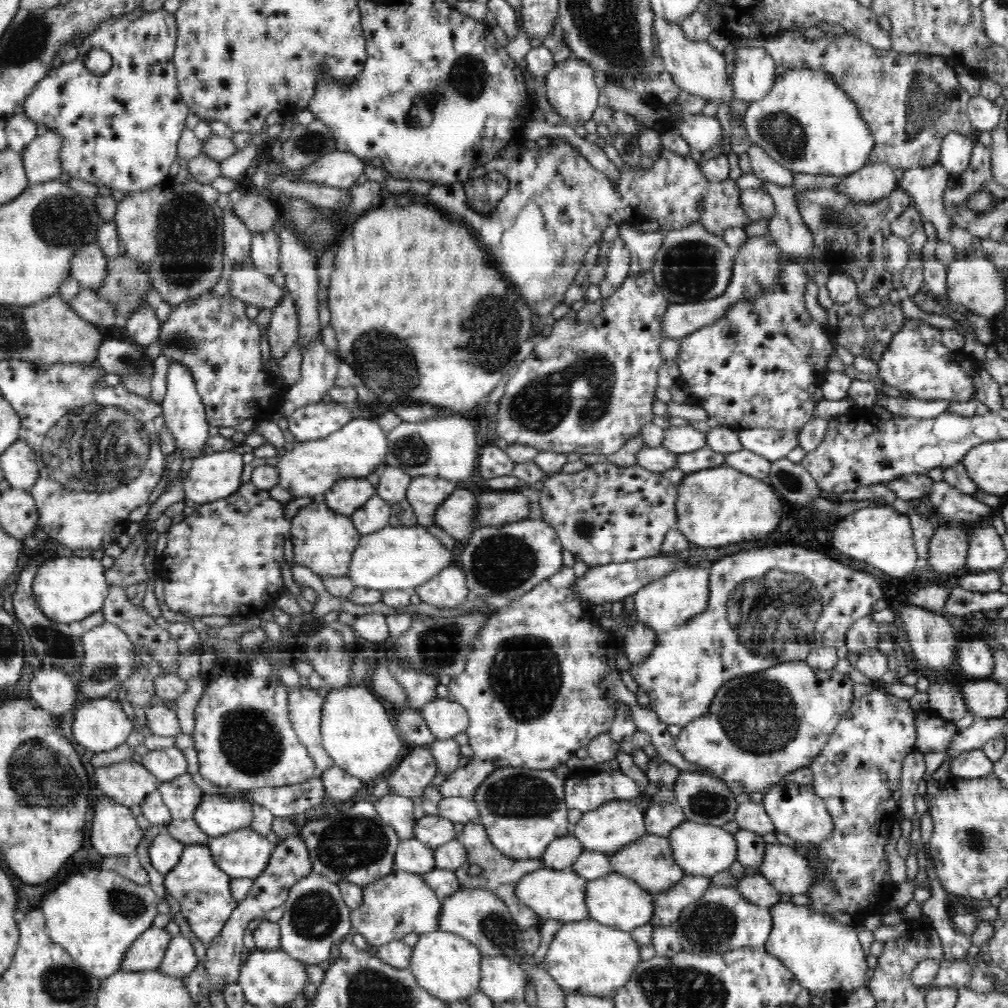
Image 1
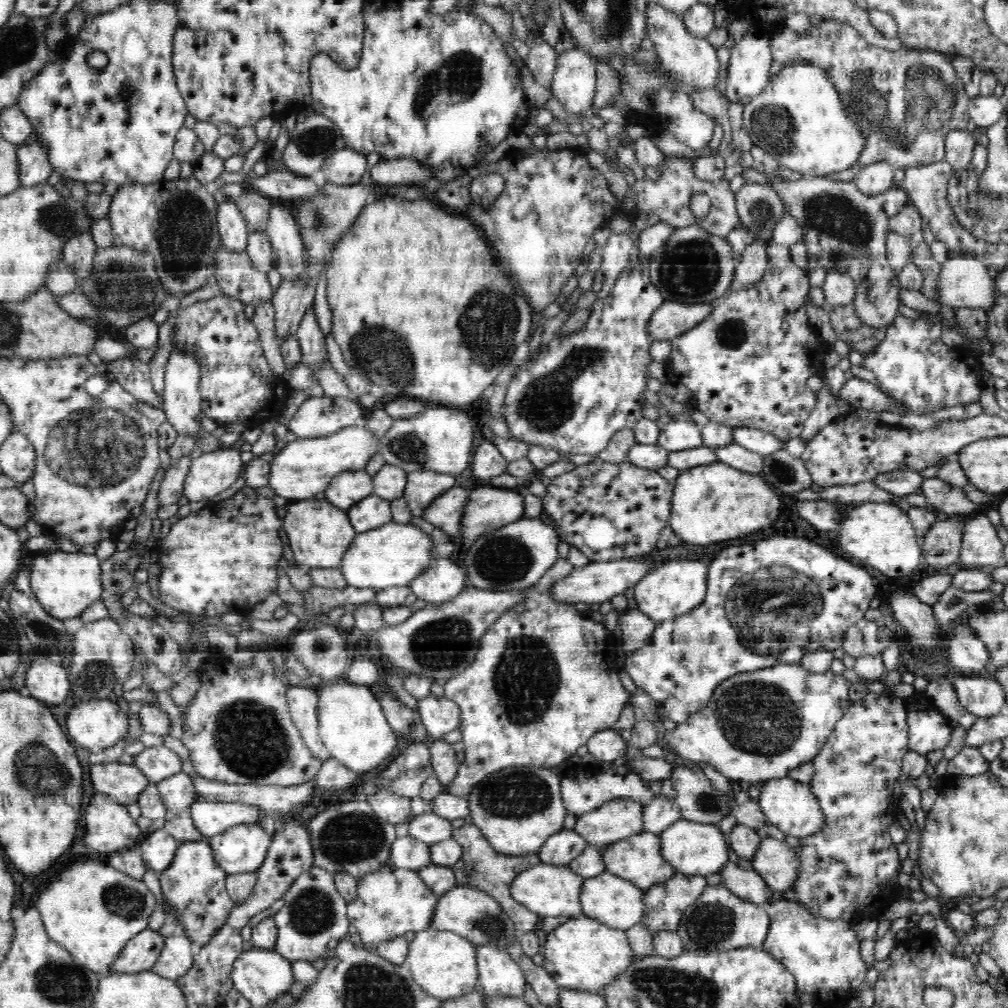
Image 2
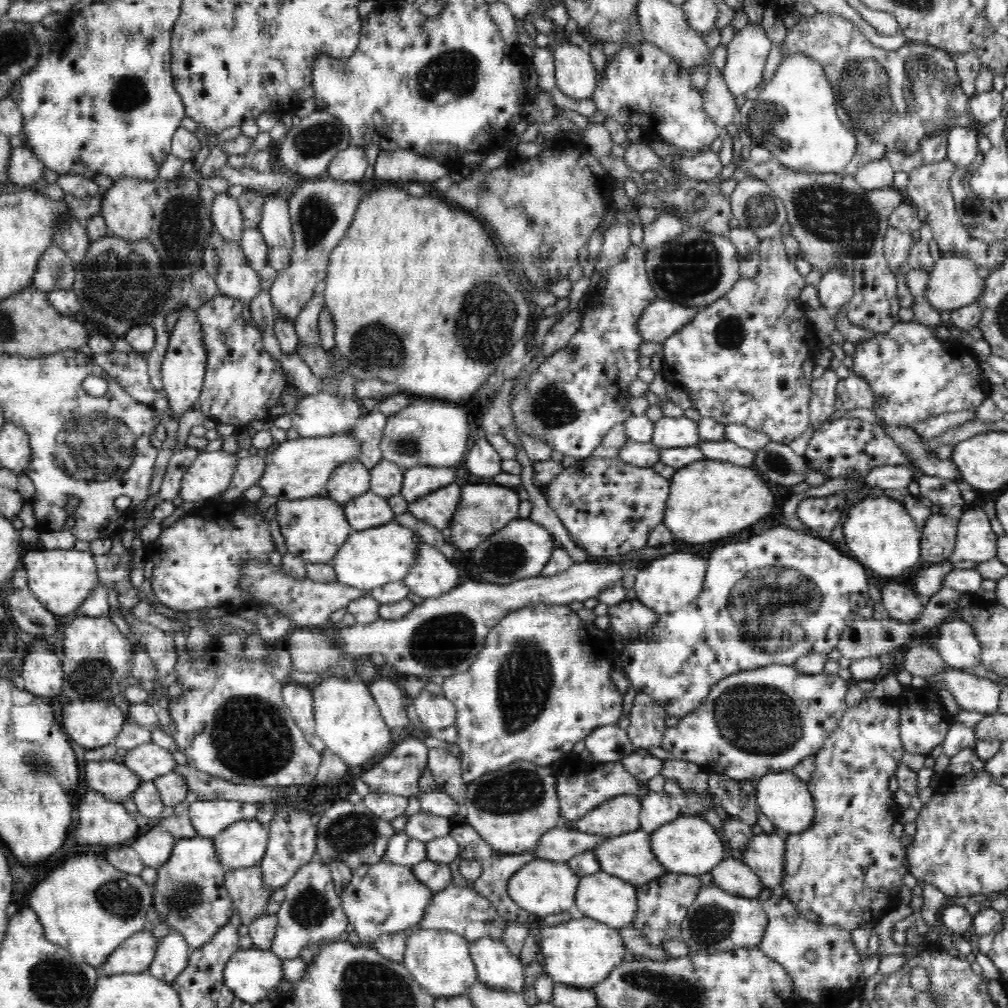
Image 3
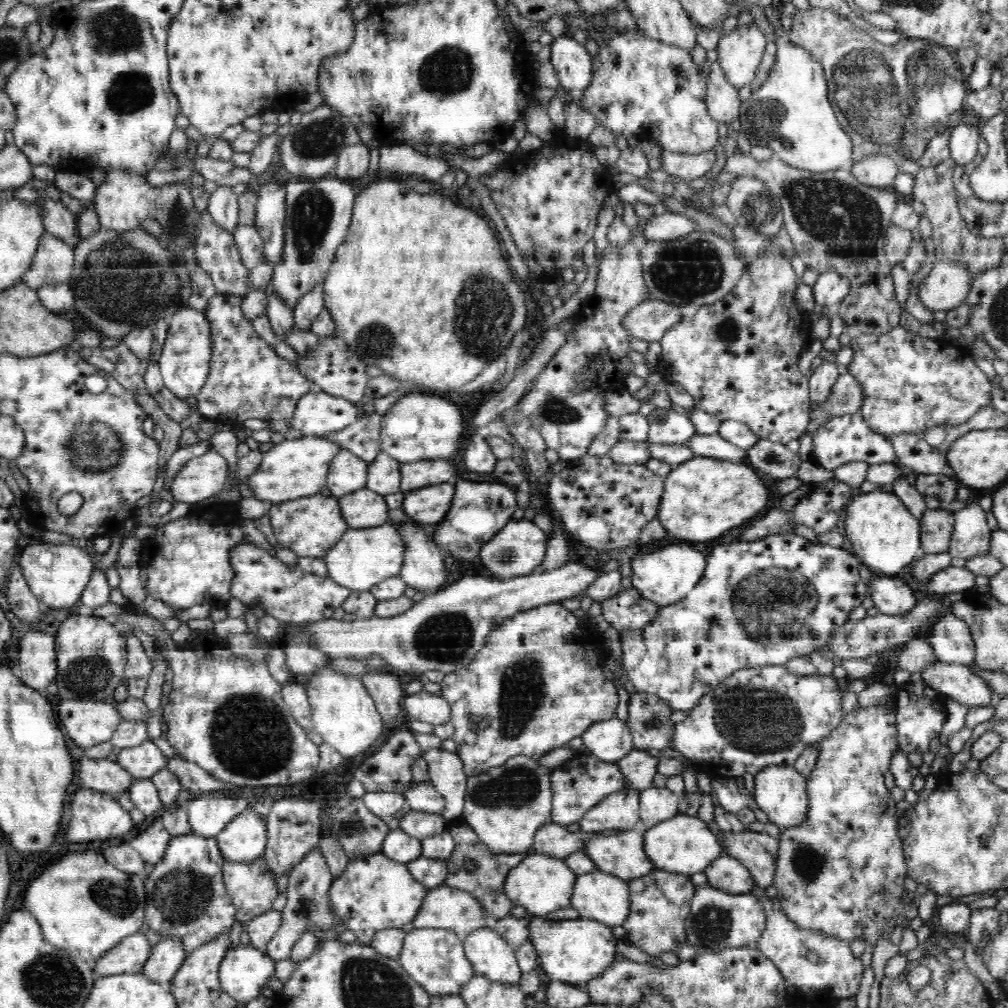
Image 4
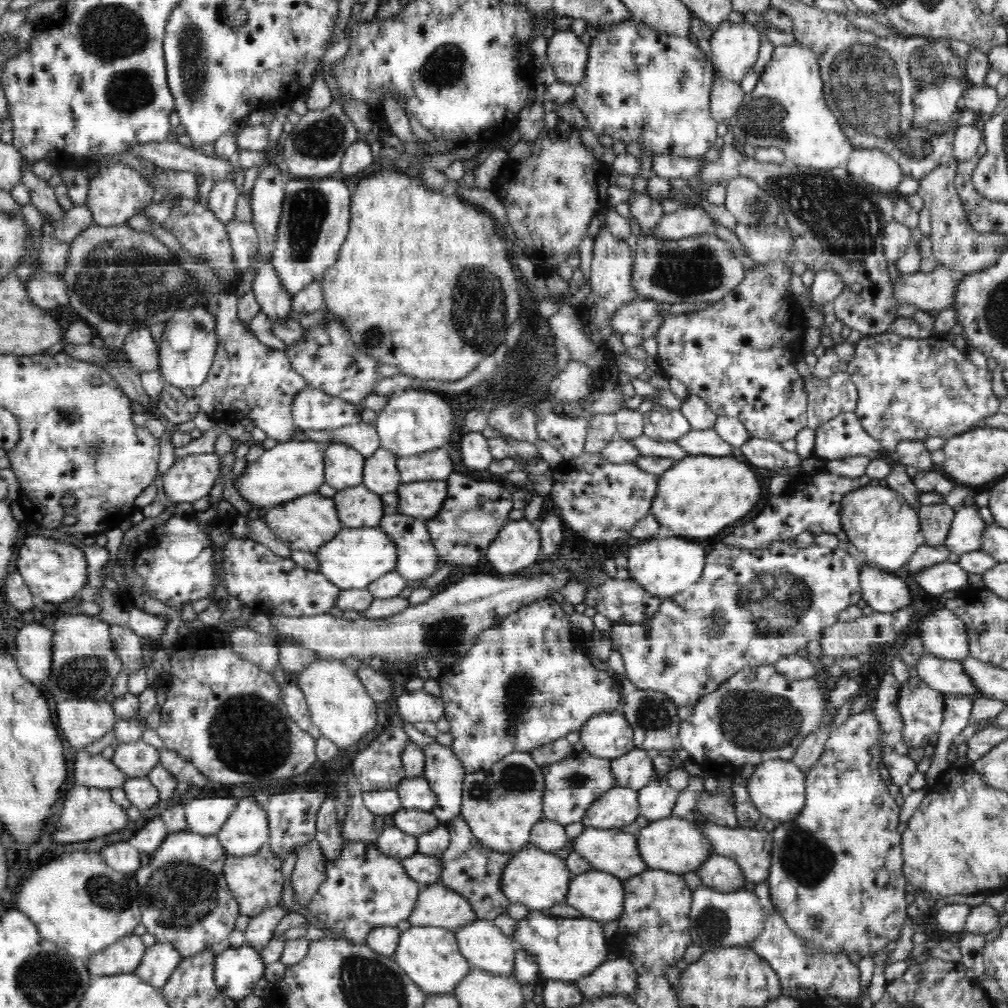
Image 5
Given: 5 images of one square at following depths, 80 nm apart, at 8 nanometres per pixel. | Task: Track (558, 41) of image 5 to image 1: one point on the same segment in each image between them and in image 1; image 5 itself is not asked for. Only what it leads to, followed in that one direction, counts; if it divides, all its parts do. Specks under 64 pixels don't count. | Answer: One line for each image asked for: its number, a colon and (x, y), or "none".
1: (570, 86)
2: (574, 80)
3: (575, 75)
4: (573, 64)

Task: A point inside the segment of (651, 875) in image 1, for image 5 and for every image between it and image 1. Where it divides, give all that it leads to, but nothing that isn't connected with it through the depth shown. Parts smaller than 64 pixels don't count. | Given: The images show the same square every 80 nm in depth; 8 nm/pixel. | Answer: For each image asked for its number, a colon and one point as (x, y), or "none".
2: (638, 859)
3: (629, 857)
4: (621, 854)
5: (609, 850)

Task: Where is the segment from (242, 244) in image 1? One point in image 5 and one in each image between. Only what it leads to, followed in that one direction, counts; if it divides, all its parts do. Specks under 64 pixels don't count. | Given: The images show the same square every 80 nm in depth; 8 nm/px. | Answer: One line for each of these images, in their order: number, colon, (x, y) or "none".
2: (233, 229)
3: (225, 212)
4: (223, 206)
5: (222, 199)

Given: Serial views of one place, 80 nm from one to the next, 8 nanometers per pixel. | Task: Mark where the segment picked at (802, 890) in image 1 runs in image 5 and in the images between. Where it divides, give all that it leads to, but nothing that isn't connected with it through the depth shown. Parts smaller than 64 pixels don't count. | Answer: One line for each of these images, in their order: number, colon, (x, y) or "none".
2: (776, 861)
3: (765, 854)
4: (758, 851)
5: (751, 848)

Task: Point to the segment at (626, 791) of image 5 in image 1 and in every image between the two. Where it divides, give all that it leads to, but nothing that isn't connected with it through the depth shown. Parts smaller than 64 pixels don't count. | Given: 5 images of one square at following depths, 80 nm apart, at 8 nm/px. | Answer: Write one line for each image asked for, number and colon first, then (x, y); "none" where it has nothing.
1: (609, 828)
2: (619, 819)
3: (617, 816)
4: (620, 812)

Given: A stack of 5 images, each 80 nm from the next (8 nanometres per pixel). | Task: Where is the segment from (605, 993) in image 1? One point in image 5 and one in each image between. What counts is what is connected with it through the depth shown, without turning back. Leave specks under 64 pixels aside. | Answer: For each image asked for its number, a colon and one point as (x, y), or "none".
2: (582, 954)
3: (580, 953)
4: (575, 951)
5: (566, 949)

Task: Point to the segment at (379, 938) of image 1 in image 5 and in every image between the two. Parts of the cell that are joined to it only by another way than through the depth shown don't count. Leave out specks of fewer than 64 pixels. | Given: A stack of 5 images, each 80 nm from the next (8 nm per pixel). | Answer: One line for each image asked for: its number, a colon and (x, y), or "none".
2: (388, 903)
3: (382, 898)
4: (375, 893)
5: (364, 888)

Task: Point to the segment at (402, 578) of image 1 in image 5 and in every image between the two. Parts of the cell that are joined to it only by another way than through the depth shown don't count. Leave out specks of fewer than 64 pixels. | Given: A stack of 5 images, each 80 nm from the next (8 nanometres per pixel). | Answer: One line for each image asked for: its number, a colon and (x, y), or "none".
2: (394, 555)
3: (380, 555)
4: (364, 557)
5: (356, 557)

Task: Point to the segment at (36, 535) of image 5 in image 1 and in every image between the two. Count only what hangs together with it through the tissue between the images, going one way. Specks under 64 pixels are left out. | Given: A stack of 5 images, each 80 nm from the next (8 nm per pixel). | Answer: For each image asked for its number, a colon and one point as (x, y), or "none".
1: (67, 588)
2: (64, 583)
3: (61, 579)
4: (57, 575)

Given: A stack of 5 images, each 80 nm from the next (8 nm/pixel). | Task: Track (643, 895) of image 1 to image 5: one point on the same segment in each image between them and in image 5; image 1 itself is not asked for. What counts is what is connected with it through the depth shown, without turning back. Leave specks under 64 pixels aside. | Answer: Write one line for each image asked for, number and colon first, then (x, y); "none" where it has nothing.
2: (618, 903)
3: (608, 899)
4: (605, 898)
5: (599, 895)

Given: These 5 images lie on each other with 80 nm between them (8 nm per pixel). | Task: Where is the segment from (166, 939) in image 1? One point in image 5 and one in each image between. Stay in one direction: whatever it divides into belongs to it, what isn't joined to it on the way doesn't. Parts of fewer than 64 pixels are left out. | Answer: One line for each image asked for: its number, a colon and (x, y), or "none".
2: (140, 954)
3: (135, 954)
4: (128, 956)
5: (123, 956)

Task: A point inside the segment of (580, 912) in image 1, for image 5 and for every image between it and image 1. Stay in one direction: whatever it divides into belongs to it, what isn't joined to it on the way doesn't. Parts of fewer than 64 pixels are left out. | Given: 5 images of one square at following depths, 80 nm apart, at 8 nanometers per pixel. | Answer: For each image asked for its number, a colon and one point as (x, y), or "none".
2: (548, 890)
3: (543, 887)
4: (542, 884)
5: (538, 879)

